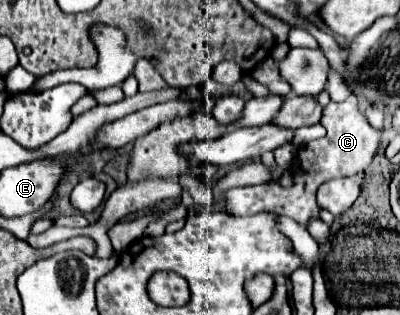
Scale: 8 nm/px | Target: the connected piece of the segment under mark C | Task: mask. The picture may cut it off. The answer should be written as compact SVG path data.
M352 100L334 104L330 102L322 110L320 124L326 128L326 136L320 140L312 140L306 146L298 150L296 164L292 168L292 186L280 186L278 182L266 182L258 186L246 186L246 188L232 188L224 194L222 210L230 216L250 216L258 214L262 210L276 212L280 216L288 216L294 222L308 228L308 222L312 218L320 216L320 206L316 202L316 190L320 184L332 180L332 178L344 178L350 176L350 170L366 170L368 164L374 158L374 152L378 150L380 132L374 130L366 118L360 114L356 104Z

